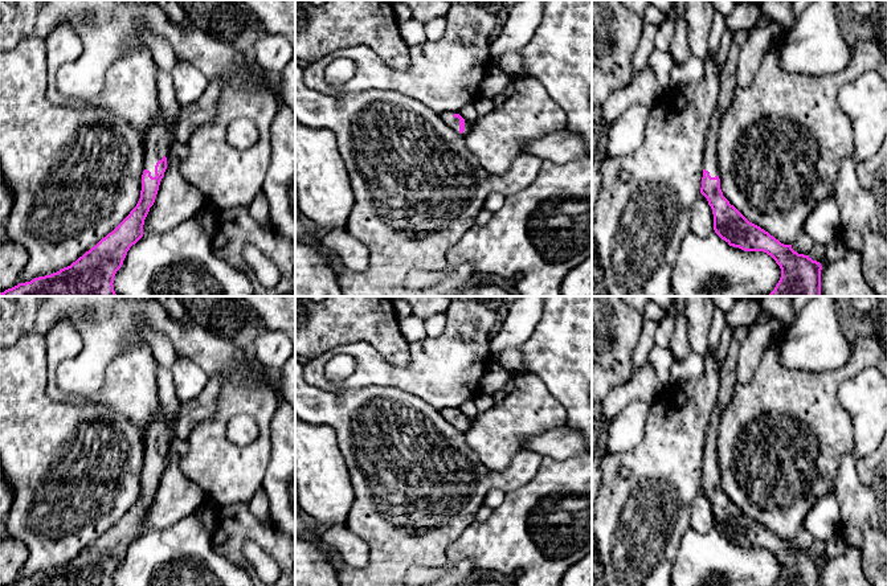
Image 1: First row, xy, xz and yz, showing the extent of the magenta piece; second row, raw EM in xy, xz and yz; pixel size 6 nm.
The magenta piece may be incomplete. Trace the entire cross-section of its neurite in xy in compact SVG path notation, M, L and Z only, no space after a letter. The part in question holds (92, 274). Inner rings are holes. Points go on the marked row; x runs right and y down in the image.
M209 81L207 90L195 103L181 106L172 130L158 110L146 136L140 198L130 214L70 266L19 283L0 292L0 296L119 296L114 291L114 276L130 247L143 237L144 220L167 169L169 144L187 144L199 127L210 123L217 115L218 99L220 83Z

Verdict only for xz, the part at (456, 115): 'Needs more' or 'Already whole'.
Needs more

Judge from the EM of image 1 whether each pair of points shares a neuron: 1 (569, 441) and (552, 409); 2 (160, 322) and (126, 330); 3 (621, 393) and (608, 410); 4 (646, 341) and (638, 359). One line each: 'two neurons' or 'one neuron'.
1: two neurons
2: one neuron
3: one neuron
4: one neuron

